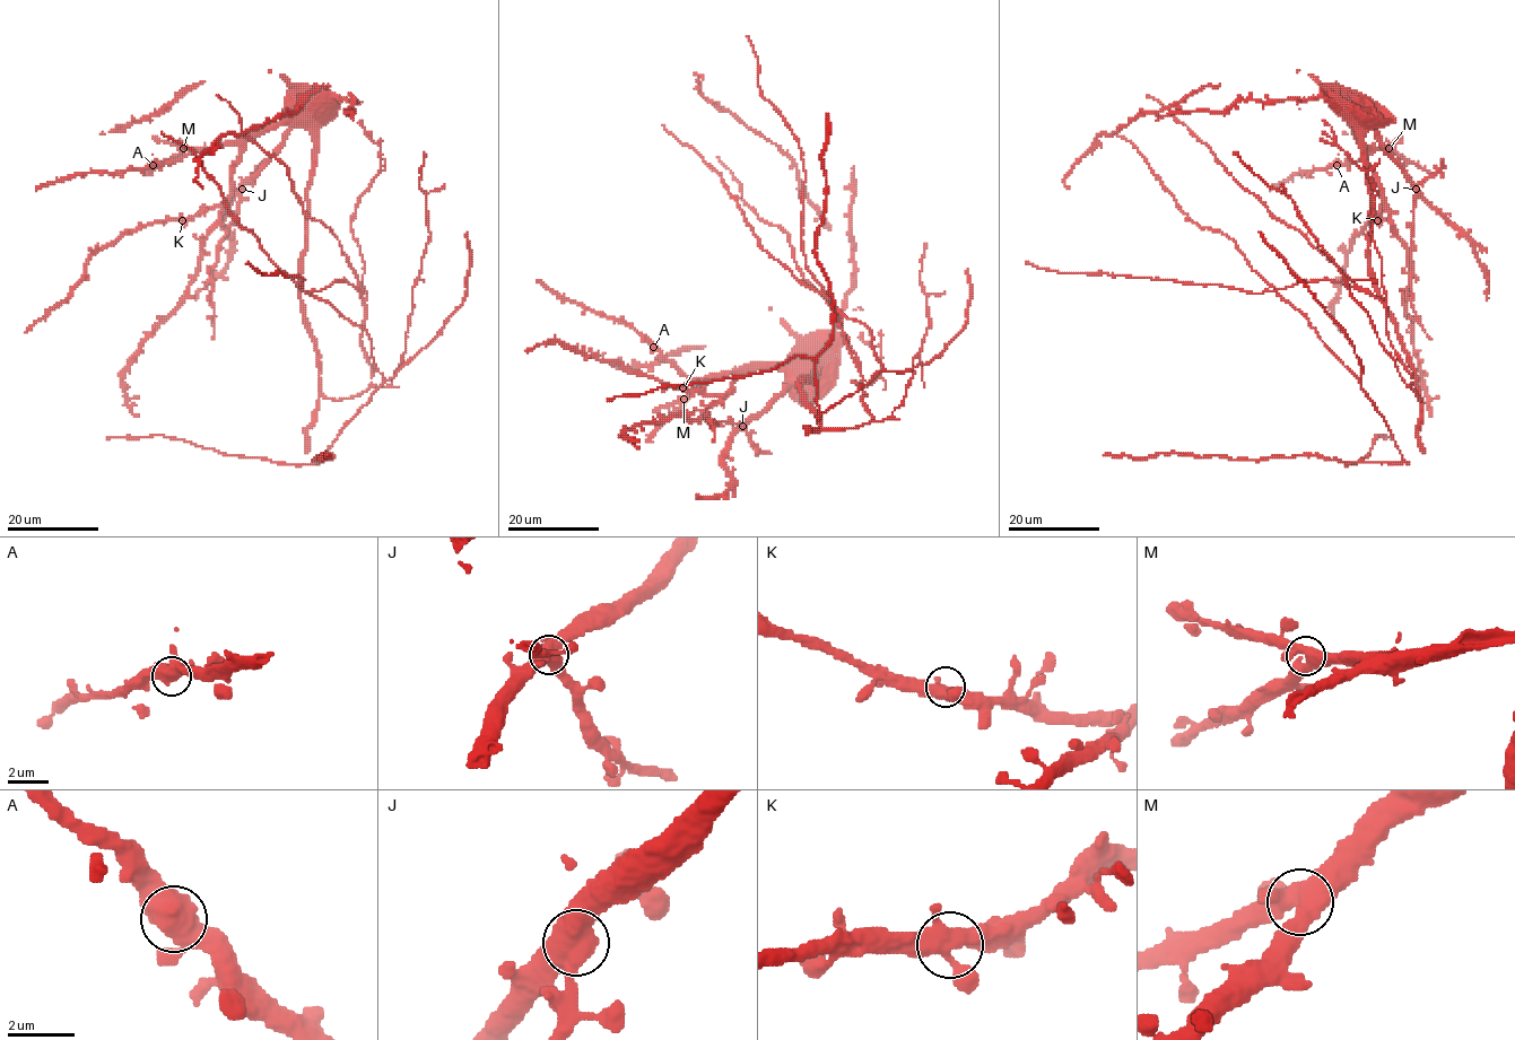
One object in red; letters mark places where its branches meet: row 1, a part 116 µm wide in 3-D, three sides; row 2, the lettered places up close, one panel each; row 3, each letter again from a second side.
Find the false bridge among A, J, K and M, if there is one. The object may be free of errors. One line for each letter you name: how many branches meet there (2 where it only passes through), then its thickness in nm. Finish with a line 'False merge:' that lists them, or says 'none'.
False merge: none

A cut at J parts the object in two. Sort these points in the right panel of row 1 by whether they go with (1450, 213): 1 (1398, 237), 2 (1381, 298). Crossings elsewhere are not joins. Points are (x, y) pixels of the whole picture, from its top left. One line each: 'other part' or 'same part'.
1: same part
2: same part

